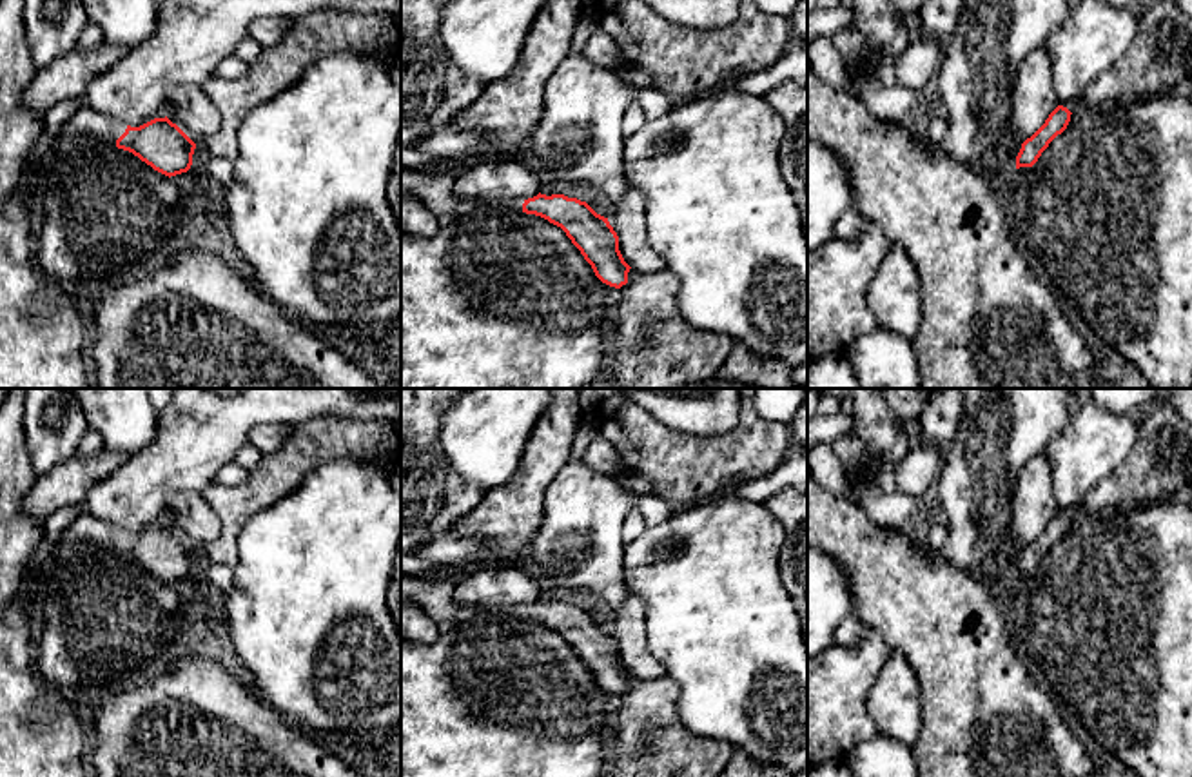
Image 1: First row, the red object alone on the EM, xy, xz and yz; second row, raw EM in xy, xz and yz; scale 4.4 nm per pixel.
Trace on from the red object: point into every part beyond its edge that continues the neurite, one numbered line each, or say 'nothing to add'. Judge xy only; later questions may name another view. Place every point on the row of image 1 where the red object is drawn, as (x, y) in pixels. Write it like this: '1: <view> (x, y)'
1: xy (86, 122)

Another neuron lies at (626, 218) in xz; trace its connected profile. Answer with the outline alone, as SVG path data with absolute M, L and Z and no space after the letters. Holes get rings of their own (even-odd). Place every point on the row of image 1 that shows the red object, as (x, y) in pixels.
M628 189L624 198L611 207L610 225L619 236L619 251L624 261L637 272L651 274L664 267L664 260L648 241L644 220L644 198L637 189Z

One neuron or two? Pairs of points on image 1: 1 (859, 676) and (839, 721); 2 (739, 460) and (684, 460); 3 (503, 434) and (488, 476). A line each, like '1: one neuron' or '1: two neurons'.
1: one neuron
2: one neuron
3: one neuron

